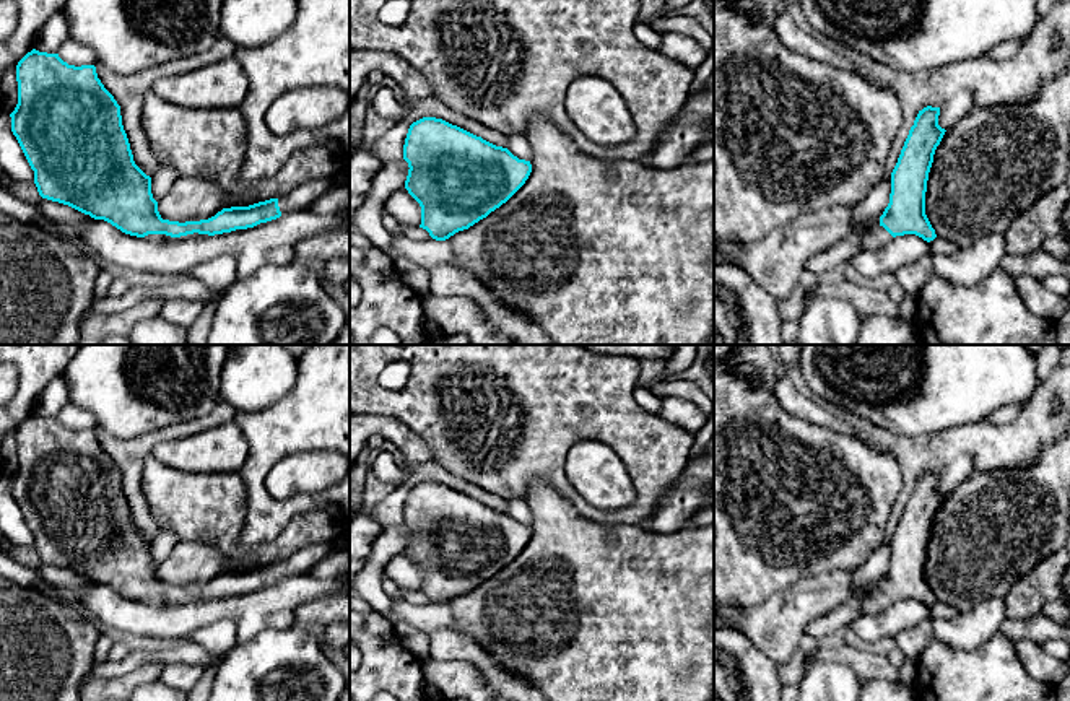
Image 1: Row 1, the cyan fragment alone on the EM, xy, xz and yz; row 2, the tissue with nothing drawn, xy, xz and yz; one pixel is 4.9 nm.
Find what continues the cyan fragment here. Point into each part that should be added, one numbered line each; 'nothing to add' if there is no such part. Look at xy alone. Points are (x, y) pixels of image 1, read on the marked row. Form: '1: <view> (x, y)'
1: xy (155, 238)

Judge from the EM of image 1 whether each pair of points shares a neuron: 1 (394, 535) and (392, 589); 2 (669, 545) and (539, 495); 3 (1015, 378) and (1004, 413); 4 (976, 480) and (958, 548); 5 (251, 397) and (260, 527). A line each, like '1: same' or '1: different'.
1: different
2: same
3: different
4: same
5: different

